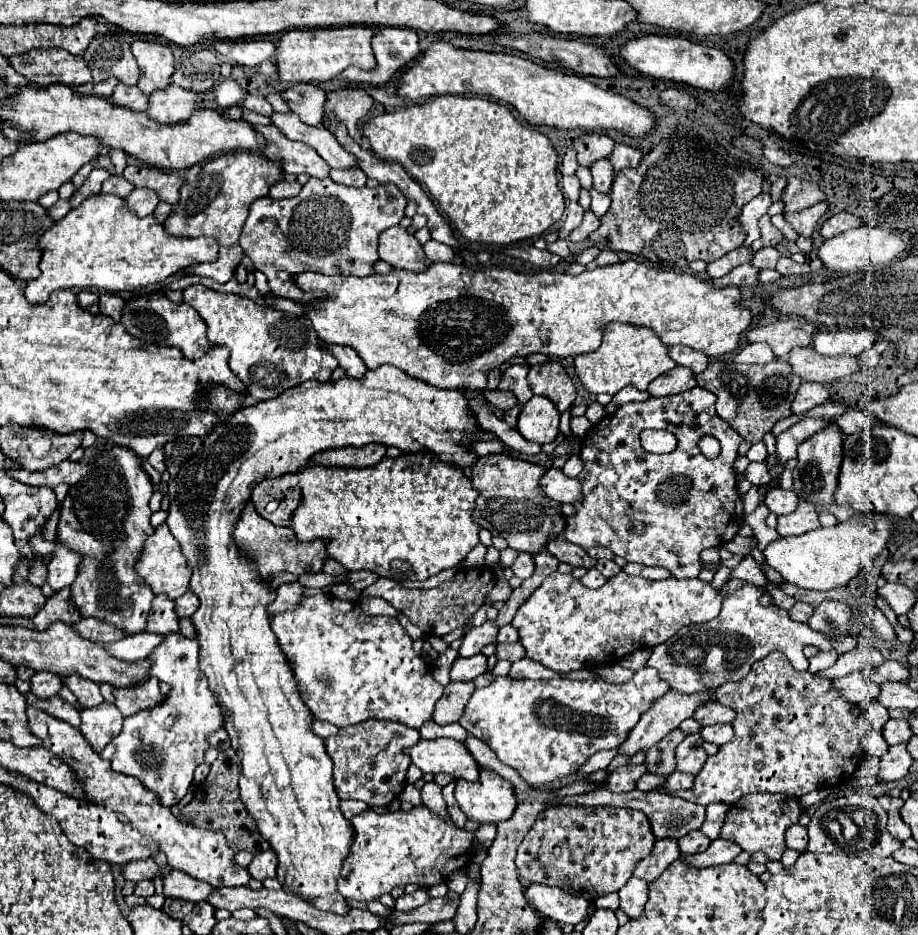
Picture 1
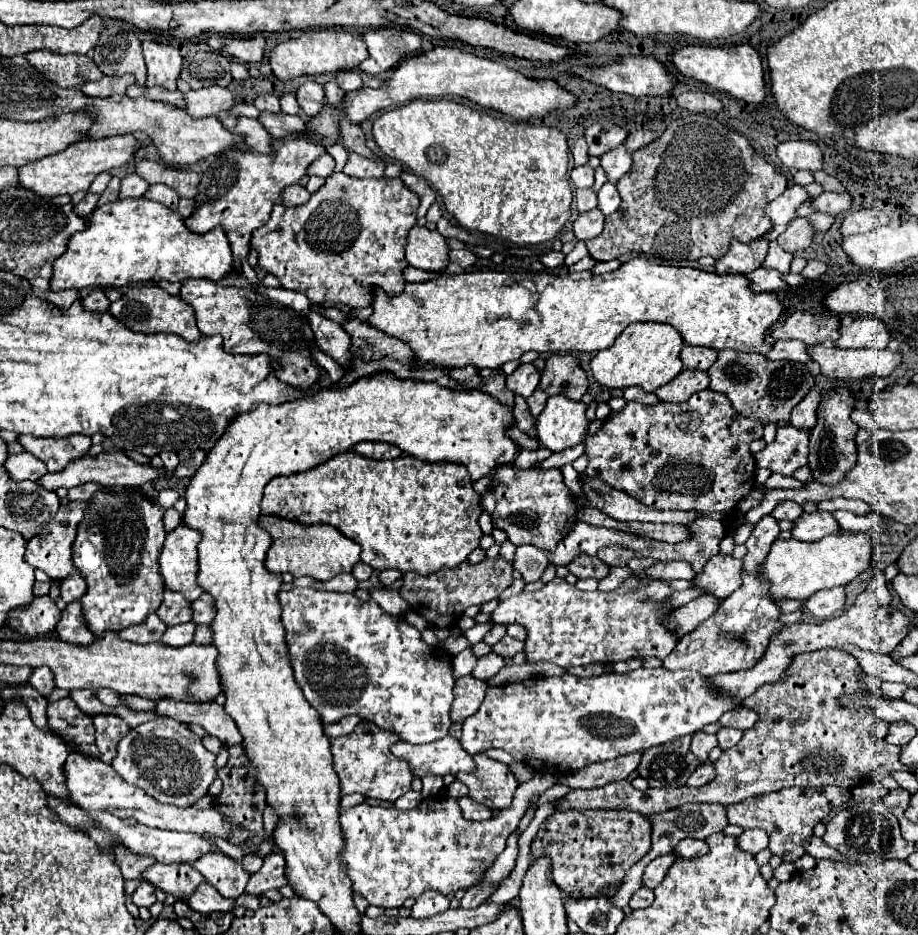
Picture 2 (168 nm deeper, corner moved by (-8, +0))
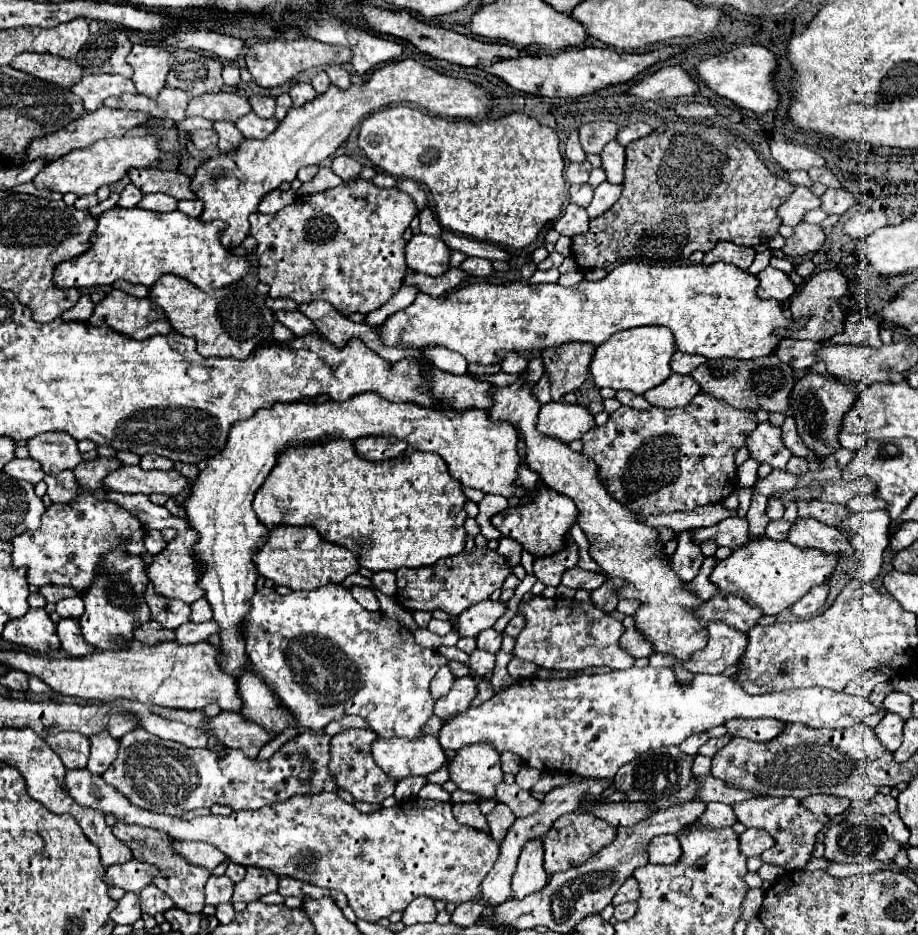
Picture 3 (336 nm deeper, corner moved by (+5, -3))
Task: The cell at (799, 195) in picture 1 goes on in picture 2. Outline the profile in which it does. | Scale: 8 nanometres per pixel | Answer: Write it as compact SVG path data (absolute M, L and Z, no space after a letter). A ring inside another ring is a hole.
M817 171L817 173L813 173L815 175L815 181L819 181L823 187L825 187L825 191L845 191L845 187L841 185L841 181L839 179L835 179L835 177L831 177L829 173L825 173L825 171Z

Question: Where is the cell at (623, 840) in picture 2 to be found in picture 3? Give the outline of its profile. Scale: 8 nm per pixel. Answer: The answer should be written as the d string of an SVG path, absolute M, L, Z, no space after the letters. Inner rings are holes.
M564 814L560 816L552 828L548 830L548 834L542 838L544 844L544 870L552 876L556 872L566 872L574 866L584 864L588 858L596 856L602 848L606 848L608 844L614 842L618 828L610 826L608 822L600 820L600 818L592 818L592 814Z

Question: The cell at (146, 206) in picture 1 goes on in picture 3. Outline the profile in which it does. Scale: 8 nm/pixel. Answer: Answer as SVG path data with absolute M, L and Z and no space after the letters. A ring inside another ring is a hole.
M156 192L156 194L144 194L138 206L144 210L154 210L154 212L172 212L176 210L176 200L168 194Z

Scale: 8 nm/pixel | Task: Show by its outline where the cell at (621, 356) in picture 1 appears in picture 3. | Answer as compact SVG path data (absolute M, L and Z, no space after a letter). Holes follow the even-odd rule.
M640 326L640 328L628 328L622 332L616 332L608 342L600 344L592 356L590 362L590 376L598 388L614 388L614 390L630 390L634 394L644 394L646 390L662 384L670 374L670 358L676 352L674 348L674 334L668 328L662 326Z

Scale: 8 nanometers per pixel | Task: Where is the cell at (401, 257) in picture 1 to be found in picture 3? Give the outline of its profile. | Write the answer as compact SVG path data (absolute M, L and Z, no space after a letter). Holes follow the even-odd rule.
M414 234L404 248L406 264L414 272L422 272L428 276L442 276L450 266L450 250L442 240L432 238L428 234Z

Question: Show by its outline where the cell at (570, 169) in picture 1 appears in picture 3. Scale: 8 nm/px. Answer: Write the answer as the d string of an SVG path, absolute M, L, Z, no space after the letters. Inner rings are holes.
M572 132L566 140L566 158L570 162L584 162L584 158L586 158L586 154L578 142L578 132Z

